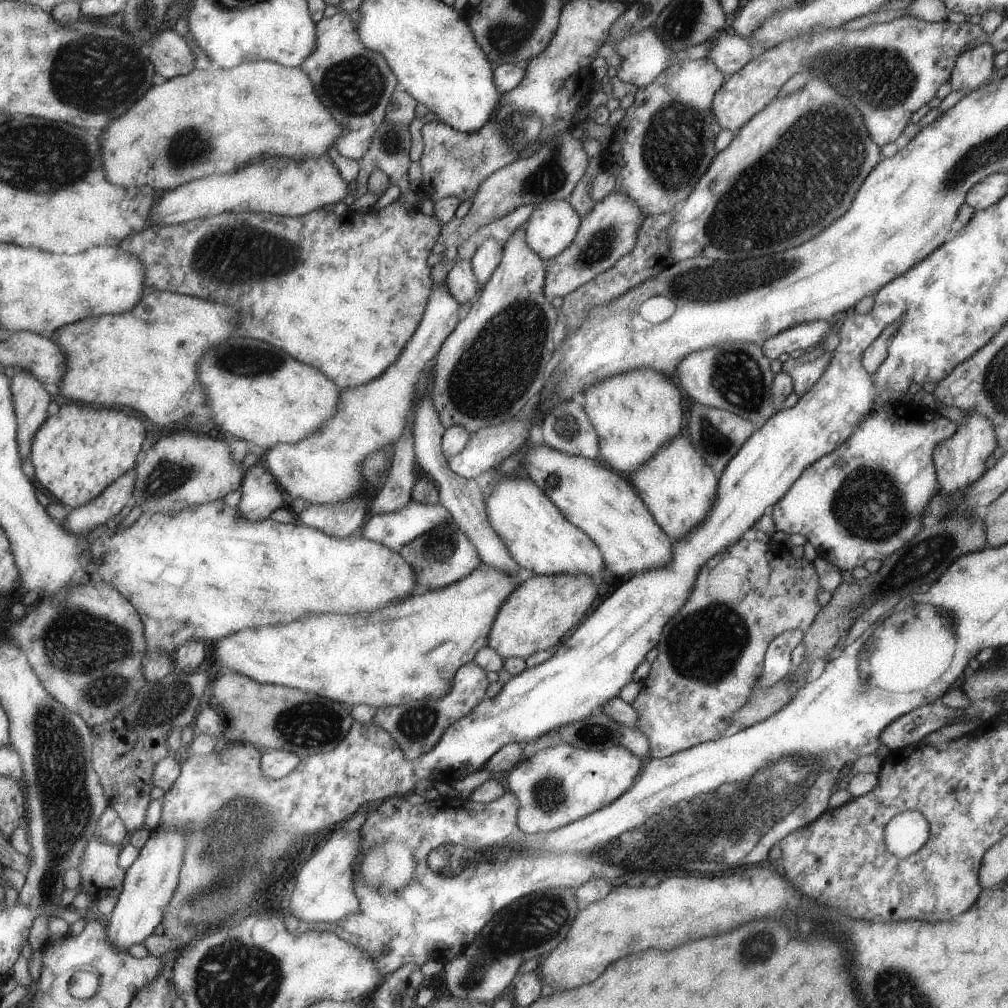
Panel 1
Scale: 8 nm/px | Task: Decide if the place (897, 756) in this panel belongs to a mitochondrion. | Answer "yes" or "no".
no

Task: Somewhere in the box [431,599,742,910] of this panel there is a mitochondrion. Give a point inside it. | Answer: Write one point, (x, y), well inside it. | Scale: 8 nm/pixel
(549, 794)

